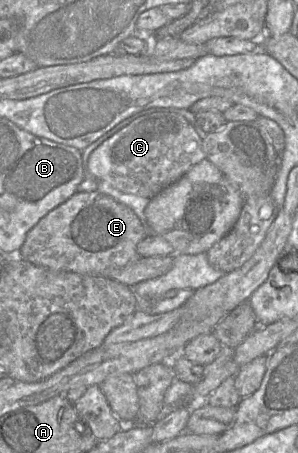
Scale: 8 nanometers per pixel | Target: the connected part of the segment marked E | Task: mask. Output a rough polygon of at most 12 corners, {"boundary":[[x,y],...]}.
{"boundary":[[78,192],[16,255],[104,277],[137,260],[148,229],[126,205]]}

